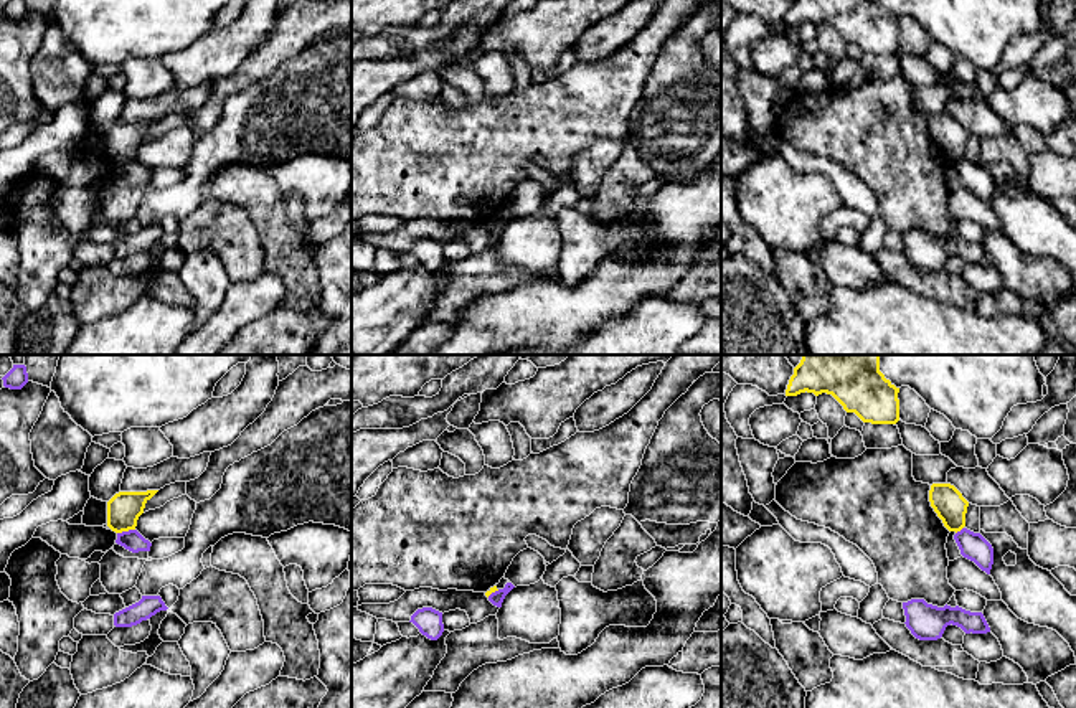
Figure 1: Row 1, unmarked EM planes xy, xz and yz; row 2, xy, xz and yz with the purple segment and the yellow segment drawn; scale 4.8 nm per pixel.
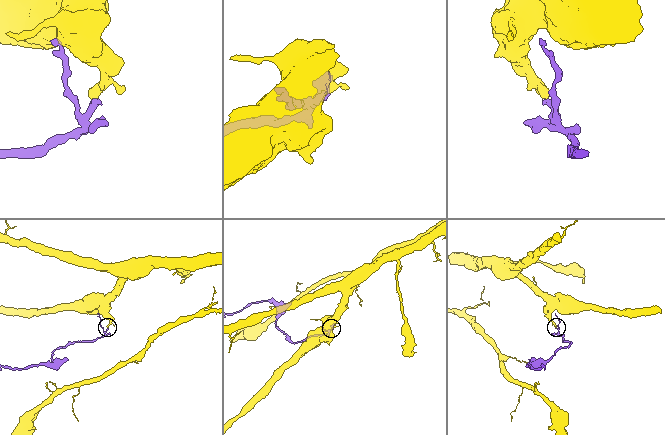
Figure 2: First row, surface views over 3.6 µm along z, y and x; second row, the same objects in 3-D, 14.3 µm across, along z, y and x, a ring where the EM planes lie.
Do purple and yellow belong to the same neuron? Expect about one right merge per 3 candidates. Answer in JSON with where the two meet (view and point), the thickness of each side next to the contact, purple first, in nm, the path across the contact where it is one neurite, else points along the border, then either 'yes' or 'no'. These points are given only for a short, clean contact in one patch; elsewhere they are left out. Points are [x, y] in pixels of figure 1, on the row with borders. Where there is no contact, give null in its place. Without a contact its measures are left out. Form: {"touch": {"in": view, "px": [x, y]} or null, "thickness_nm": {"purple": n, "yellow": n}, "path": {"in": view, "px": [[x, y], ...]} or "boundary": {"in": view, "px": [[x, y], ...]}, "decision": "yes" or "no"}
{"touch": {"in": "xy", "px": [126, 532]}, "thickness_nm": {"purple": 100, "yellow": 160}, "boundary": {"in": "xy", "px": [[134, 528], [117, 533]]}, "decision": "no"}

